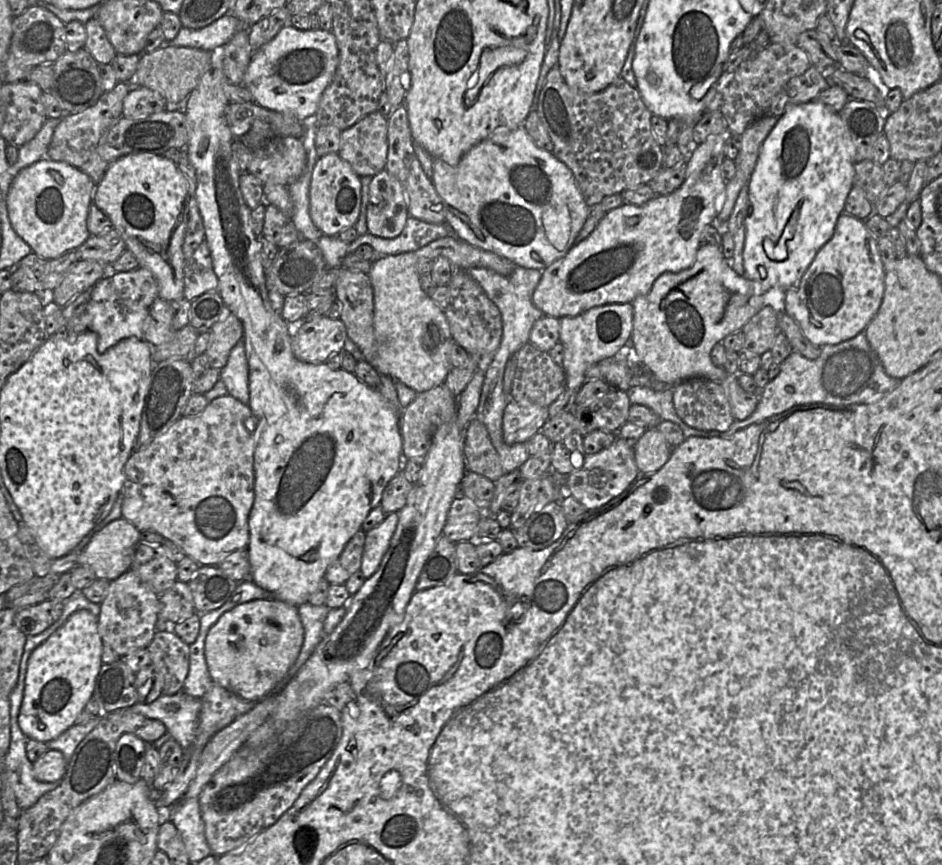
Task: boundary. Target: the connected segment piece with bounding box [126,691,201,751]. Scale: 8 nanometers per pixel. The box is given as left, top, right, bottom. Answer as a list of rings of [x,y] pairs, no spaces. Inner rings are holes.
[[[180,691],[174,695],[162,694],[150,704],[138,702],[126,709],[161,721],[171,738],[176,740],[185,751],[195,736],[201,699]]]

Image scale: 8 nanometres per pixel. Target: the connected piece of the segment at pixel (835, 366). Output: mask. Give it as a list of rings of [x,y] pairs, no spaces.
[[[865,331],[839,344],[824,345],[820,356],[815,360],[792,351],[781,363],[778,376],[763,388],[754,413],[745,420],[735,420],[727,431],[721,432],[720,436],[726,435],[726,438],[729,438],[741,429],[764,422],[800,405],[852,405],[877,401],[892,391],[901,380],[885,372],[866,338]]]

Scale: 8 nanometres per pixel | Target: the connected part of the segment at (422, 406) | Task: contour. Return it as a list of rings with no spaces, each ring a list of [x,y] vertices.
[[[444,383],[428,391],[418,393],[414,401],[402,410],[400,418],[400,432],[403,440],[402,454],[404,458],[423,465],[436,431],[441,425],[455,420],[455,415],[456,397]]]

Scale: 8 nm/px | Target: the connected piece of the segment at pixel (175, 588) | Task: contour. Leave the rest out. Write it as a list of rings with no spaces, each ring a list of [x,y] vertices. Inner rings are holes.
[[[177,580],[169,589],[159,595],[160,601],[160,620],[171,624],[171,629],[173,630],[173,625],[183,621],[194,613],[196,613],[195,606],[193,603],[193,598],[189,586],[187,583]]]

